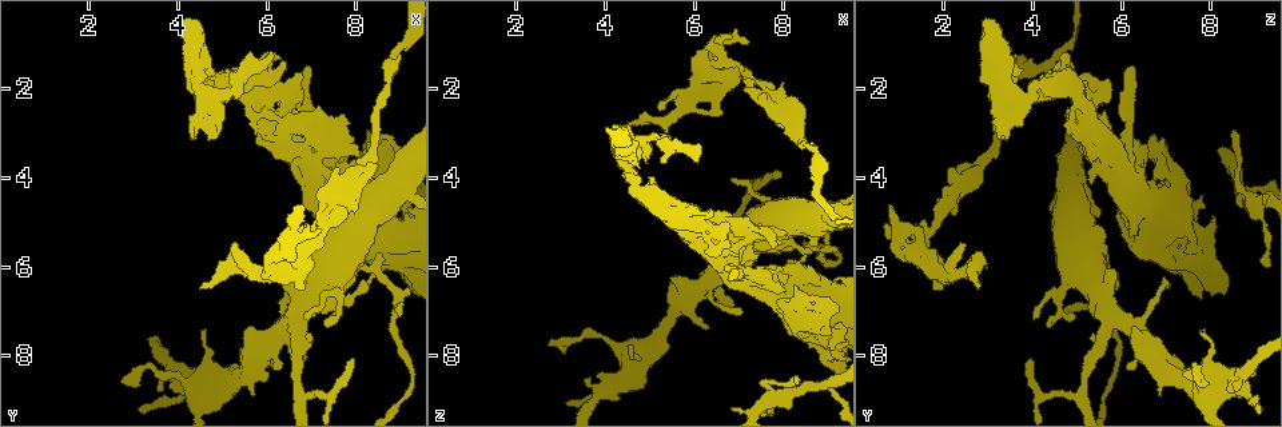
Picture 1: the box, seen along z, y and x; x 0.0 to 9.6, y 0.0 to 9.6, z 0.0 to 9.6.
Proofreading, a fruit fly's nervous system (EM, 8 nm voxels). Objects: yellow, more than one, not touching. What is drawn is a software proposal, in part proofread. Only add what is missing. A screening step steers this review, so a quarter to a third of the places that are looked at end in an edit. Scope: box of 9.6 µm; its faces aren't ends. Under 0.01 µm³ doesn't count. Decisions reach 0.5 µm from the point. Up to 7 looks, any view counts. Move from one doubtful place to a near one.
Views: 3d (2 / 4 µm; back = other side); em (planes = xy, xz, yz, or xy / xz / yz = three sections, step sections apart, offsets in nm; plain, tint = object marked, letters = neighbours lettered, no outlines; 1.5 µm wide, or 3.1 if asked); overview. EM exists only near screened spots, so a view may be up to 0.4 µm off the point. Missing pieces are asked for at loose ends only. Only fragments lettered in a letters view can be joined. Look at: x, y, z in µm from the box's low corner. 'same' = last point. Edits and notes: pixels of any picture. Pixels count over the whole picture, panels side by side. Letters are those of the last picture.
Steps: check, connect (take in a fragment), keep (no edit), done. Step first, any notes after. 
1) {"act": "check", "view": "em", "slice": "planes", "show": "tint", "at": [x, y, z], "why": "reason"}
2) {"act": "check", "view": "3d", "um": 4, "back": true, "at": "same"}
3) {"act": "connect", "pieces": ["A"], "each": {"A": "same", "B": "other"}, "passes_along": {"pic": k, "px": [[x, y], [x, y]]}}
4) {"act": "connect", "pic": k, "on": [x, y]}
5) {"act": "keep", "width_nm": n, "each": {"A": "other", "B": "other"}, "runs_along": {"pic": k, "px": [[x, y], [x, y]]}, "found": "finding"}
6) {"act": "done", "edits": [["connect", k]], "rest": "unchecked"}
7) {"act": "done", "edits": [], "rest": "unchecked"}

{"act": "check", "view": "3d", "um": 4, "at": [6.80, 6.50, 1.95], "why": "branch stops here"}

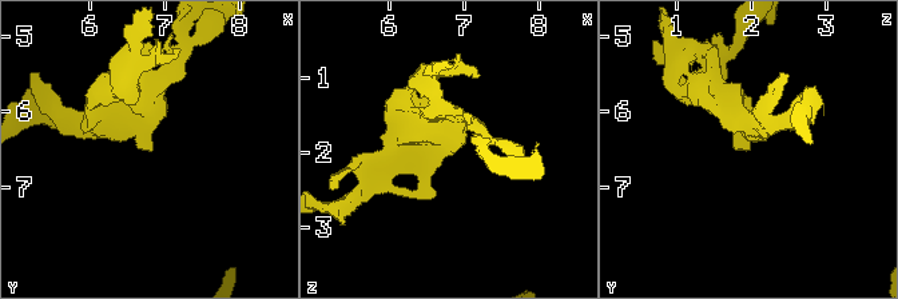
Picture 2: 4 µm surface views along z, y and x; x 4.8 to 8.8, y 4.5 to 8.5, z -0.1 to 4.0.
{"act": "check", "view": "em", "slice": "xy", "step": 8, "show": "letters", "at": [6.85, 6.50, 1.95]}

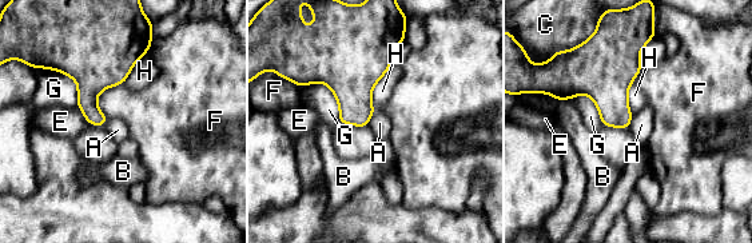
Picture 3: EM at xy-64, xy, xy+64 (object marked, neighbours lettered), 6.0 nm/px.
{"act": "keep", "longest_contact_nm": ["G", 320], "each": {"A": "other", "B": "other", "C": "other", "E": "other", "F": "other", "G": "other", "H": "other"}, "found": "none of them fits"}

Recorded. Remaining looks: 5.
{"act": "check", "view": "em", "slice": "planes", "show": "letters", "at": [4.60, 7.50, 7.75], "why": "tapers out"}

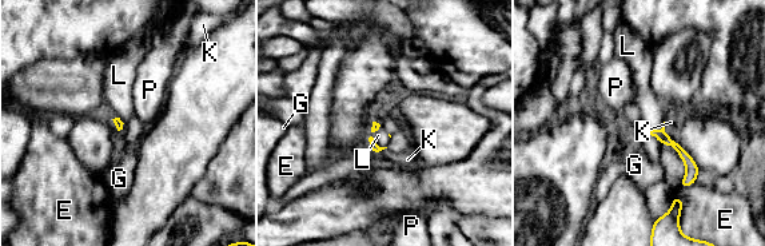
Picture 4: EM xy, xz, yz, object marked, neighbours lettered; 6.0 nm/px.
{"act": "keep", "longest_contact_nm": ["E", 120], "each": {"E": "other", "G": "other", "K": "other", "L": "other", "P": "other"}, "border": {"pic": 4, "px": [[664, 122], [660, 129], [648, 126]]}, "found": "no lettered fragment goes on from it"}

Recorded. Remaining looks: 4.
{"act": "check", "view": "3d", "um": 4, "at": [6.20, 1.70, 4.85], "why": "an open end"}

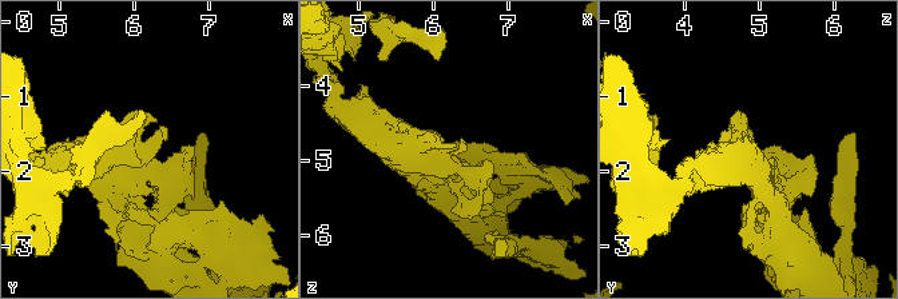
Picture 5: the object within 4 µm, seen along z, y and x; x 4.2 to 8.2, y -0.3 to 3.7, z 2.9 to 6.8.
{"act": "check", "view": "em", "slice": "xz", "step": 4, "show": "letters", "at": [6.30, 1.70, 4.80]}

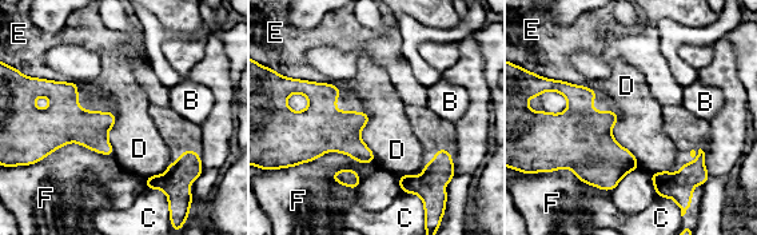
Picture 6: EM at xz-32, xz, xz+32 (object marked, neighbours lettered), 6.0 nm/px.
{"act": "keep", "longest_contact_nm": ["F", 460], "each": {"B": "other", "C": "other", "D": "other", "E": "other", "F": "other"}, "border": {"pic": 6, "px": [[111, 110], [107, 140], [115, 155]]}, "found": "none of them fits"}

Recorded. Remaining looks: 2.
{"act": "done", "edits": [], "rest": "unchecked"}

